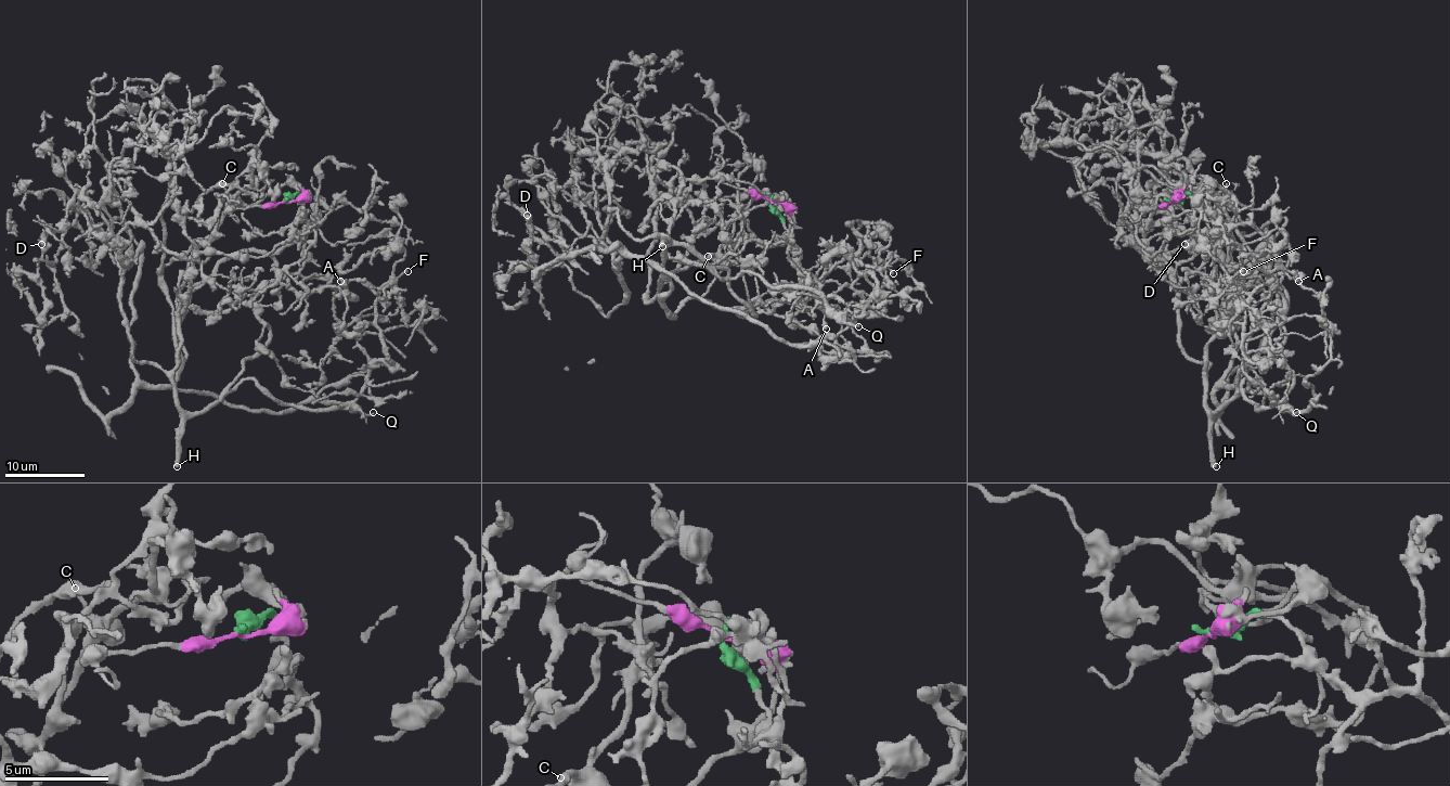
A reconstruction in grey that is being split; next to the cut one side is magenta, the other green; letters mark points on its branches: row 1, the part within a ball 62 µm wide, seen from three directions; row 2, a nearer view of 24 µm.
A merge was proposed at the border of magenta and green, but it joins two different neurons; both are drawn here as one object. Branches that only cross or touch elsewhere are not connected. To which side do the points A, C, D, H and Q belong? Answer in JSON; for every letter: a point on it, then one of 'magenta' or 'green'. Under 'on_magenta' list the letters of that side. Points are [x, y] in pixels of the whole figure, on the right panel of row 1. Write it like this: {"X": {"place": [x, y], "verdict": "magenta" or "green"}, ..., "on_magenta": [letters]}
{"A": {"place": [1298, 281], "verdict": "green"}, "C": {"place": [1226, 183], "verdict": "magenta"}, "D": {"place": [1185, 244], "verdict": "green"}, "H": {"place": [1216, 466], "verdict": "magenta"}, "Q": {"place": [1296, 412], "verdict": "magenta"}, "on_magenta": ["C", "H", "Q"]}

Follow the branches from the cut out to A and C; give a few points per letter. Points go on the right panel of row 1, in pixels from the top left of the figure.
A: (1170, 201), (1196, 194), (1228, 224), (1251, 222), (1279, 256), (1282, 279), (1267, 295), (1274, 269), (1298, 281)
C: (1170, 202), (1220, 184), (1232, 196), (1234, 204), (1227, 194), (1227, 184)

